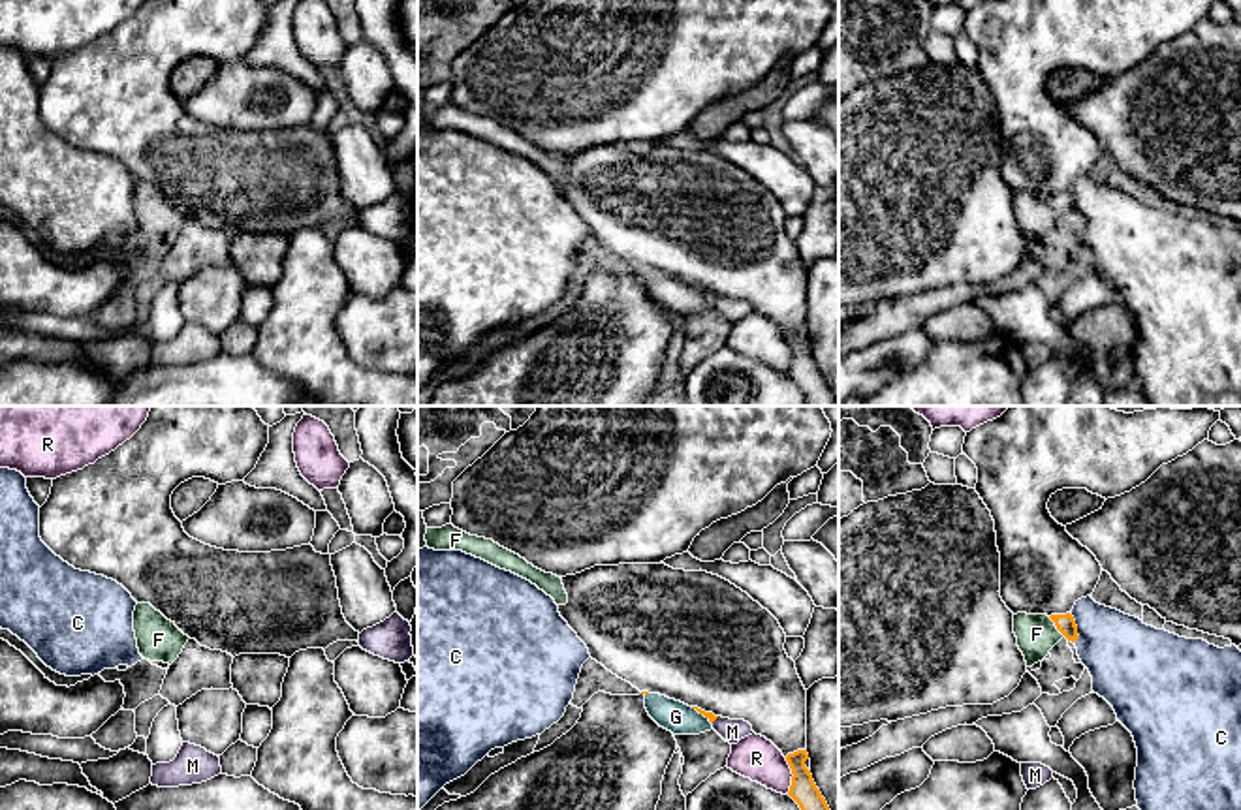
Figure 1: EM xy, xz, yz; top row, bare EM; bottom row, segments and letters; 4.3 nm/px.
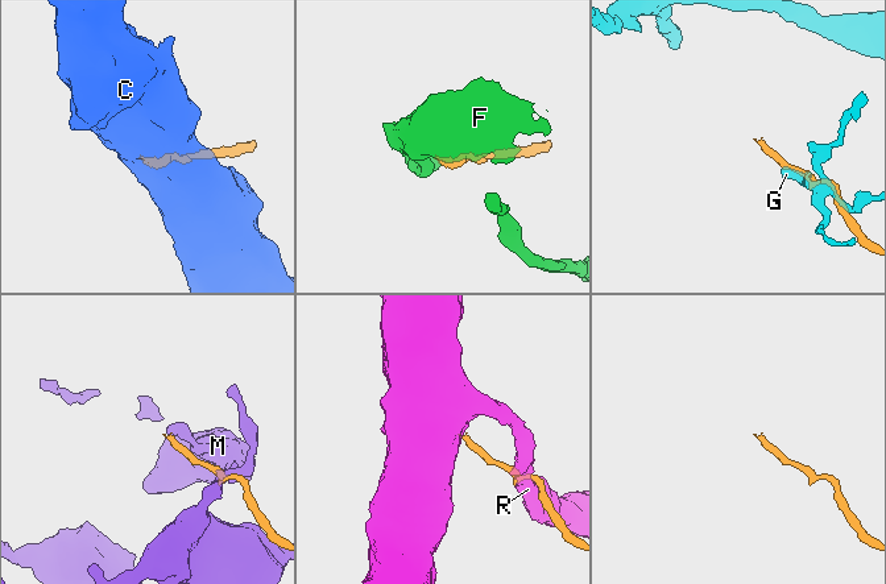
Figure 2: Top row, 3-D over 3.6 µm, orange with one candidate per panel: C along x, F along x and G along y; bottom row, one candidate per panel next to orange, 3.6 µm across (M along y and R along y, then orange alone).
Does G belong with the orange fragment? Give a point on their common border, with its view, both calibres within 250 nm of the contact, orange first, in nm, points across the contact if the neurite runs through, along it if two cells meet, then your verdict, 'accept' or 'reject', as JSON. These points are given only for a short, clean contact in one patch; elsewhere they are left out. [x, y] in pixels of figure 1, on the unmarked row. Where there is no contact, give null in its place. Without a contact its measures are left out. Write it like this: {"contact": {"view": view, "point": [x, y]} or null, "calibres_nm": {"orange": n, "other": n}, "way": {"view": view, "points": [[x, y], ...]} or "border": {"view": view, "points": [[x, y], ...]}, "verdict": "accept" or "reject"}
{"contact": {"view": "xz", "point": [702, 292]}, "calibres_nm": {"orange": 40, "other": 140}, "border": {"view": "xz", "points": [[691, 286], [711, 303]]}, "verdict": "reject"}

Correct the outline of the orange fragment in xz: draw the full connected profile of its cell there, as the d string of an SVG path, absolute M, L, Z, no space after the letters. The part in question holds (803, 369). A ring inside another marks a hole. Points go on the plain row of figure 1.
M797 329L786 335L793 353L788 374L799 383L809 406L835 406L831 389L816 366L810 350L805 346L807 338L807 329Z

